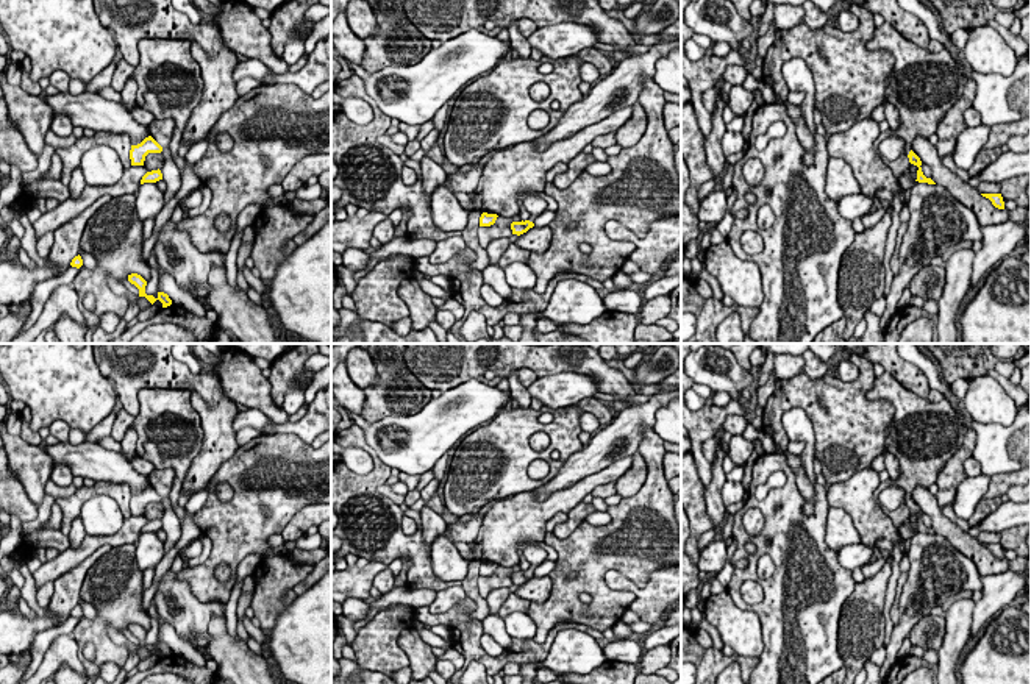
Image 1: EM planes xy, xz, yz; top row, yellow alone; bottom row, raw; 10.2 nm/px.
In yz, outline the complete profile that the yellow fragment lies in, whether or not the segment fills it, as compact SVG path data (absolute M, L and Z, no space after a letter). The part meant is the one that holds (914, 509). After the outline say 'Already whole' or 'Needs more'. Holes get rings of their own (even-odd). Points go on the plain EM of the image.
M890 486L884 489L878 498L879 498L881 506L887 508L889 511L895 511L901 503L904 503L909 508L909 512L919 517L915 531L936 534L931 528L926 528L923 525L922 517L920 517L922 515L920 508L906 497L901 487Z. Needs more

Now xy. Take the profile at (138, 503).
M145 487L141 493L131 495L130 509L131 515L144 515L148 503L161 503L162 497L152 487Z. Already whole

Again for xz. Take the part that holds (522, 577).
M525 543L523 545L523 554L526 558L526 561L530 562L530 568L528 570L522 570L522 572L512 572L511 573L511 579L512 579L512 584L523 584L526 582L530 578L534 576L534 570L547 561L547 551L542 550L540 547L534 547L534 545L530 545L530 543Z. Needs more

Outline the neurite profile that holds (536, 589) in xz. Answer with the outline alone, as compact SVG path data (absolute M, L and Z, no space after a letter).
M550 576L530 578L526 582L514 592L519 598L528 600L531 603L545 603L551 593Z

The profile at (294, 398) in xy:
M300 383L297 387L292 387L286 392L283 409L286 411L287 417L295 414L305 404L305 390L306 384Z

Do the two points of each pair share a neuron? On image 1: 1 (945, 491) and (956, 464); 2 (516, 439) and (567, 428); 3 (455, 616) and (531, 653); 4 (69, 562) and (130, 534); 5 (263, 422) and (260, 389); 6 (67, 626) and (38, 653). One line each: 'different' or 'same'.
1: same
2: same
3: same
4: same
5: different
6: same

